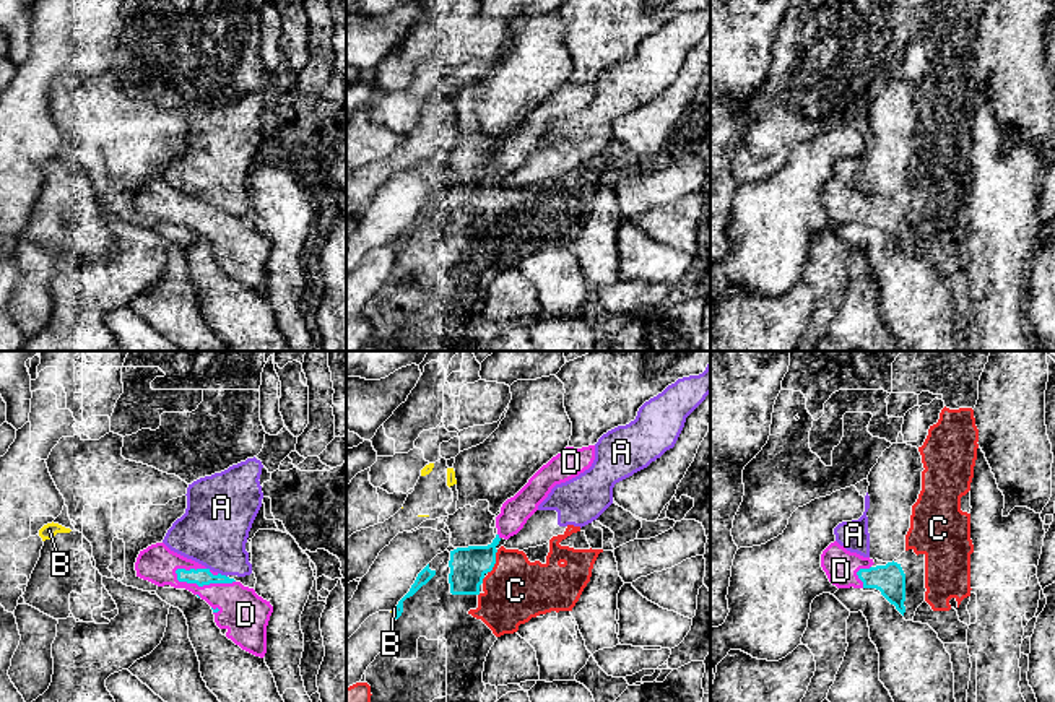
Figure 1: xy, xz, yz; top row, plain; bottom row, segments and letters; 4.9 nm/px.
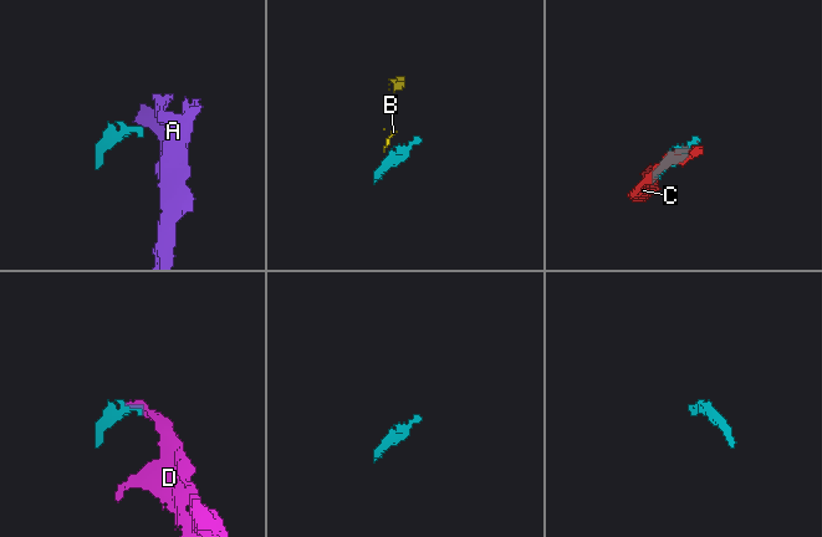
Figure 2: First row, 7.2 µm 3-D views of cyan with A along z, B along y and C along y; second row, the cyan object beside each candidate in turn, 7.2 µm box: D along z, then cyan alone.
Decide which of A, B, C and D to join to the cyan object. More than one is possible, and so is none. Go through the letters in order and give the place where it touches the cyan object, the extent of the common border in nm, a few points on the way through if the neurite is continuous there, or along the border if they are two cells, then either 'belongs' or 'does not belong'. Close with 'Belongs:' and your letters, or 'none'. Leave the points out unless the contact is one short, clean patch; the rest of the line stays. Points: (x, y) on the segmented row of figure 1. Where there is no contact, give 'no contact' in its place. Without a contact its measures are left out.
A: xy (223, 576) | 50 nm | along xy (218, 572), (226, 577) | does not belong
B: xz (395, 611) | 30 nm | does not belong
C: xz (494, 563) | 130 nm | does not belong
D: xy (202, 585) | 300 nm | belongs
Belongs: D

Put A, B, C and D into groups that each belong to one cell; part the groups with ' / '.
A C / B / D

